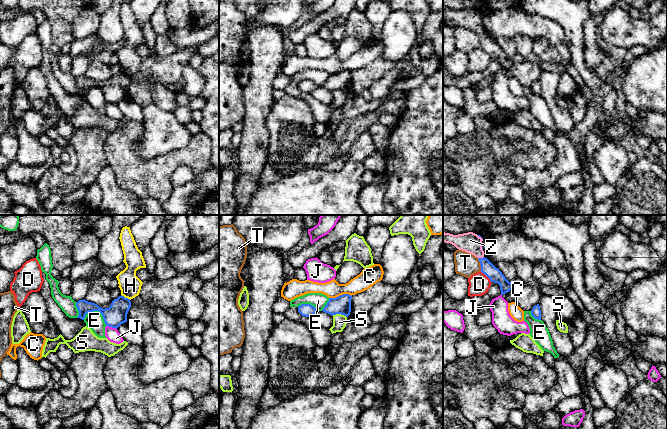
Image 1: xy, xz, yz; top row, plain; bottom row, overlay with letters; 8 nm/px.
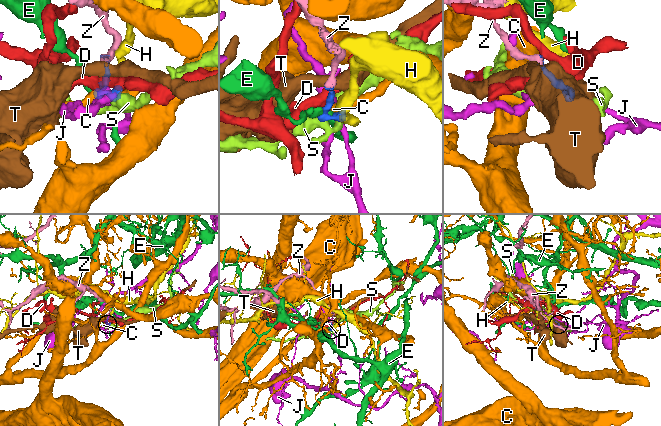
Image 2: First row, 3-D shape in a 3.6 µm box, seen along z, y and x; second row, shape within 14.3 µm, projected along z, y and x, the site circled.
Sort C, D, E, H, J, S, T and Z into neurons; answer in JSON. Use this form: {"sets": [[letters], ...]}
{"sets": [["C"], ["D"], ["E"], ["H"], ["J"], ["S"], ["T"], ["Z"]]}

